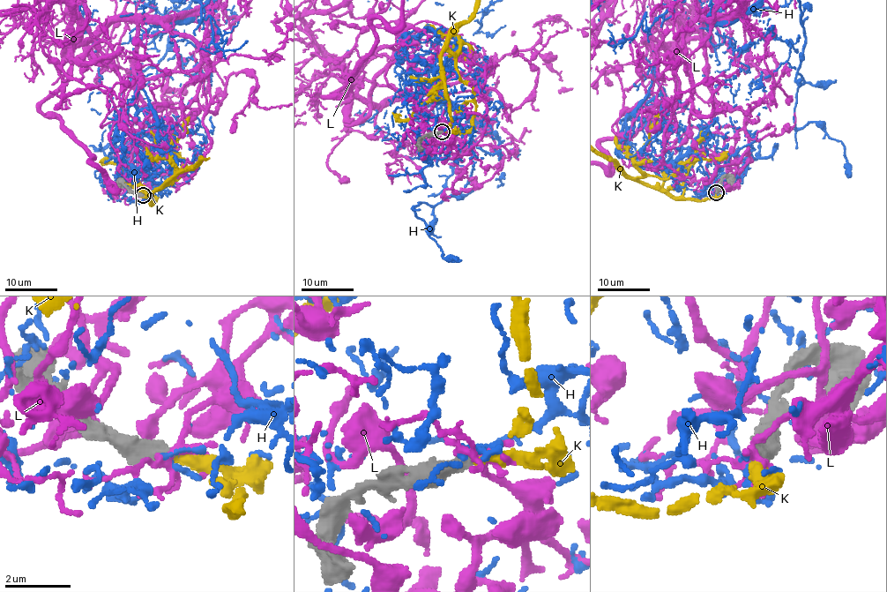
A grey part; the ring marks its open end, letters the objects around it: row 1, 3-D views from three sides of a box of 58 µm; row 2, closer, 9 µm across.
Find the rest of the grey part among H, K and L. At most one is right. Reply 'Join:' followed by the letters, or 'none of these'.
Join: K

